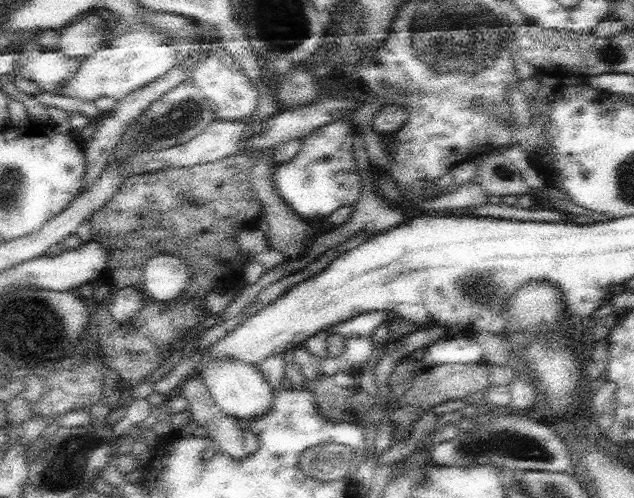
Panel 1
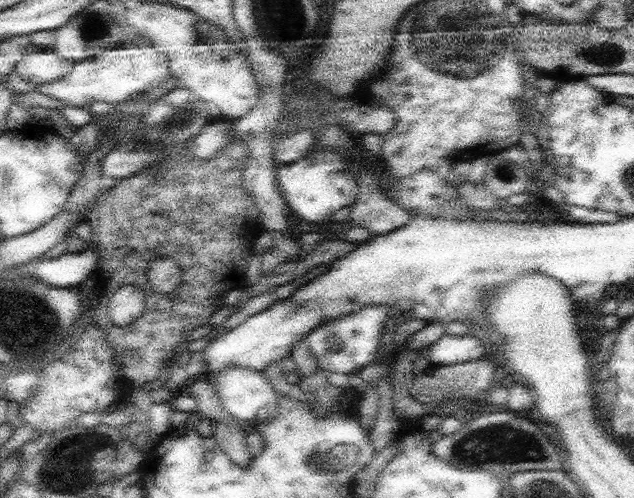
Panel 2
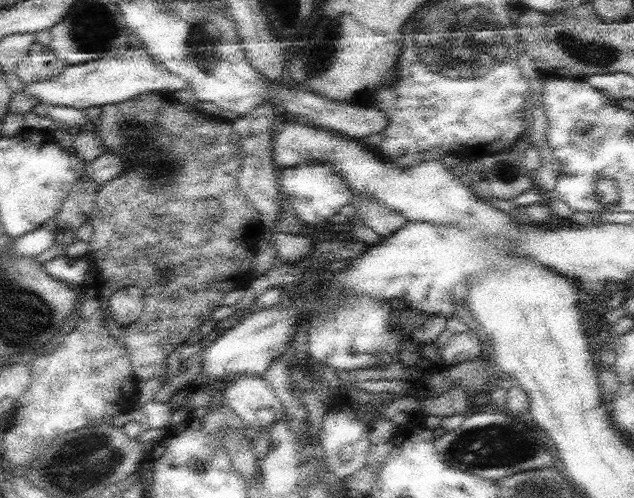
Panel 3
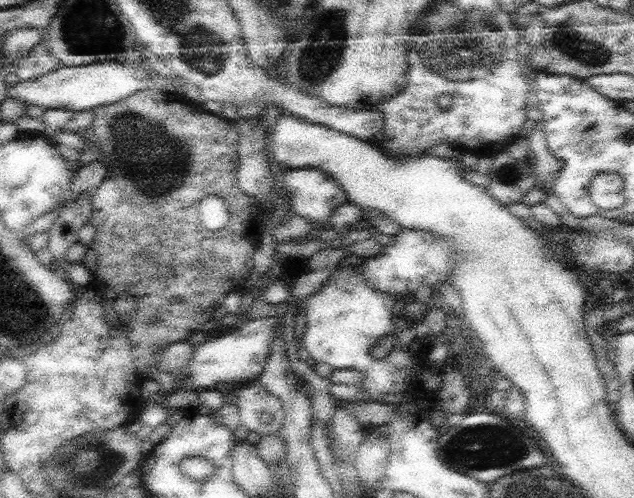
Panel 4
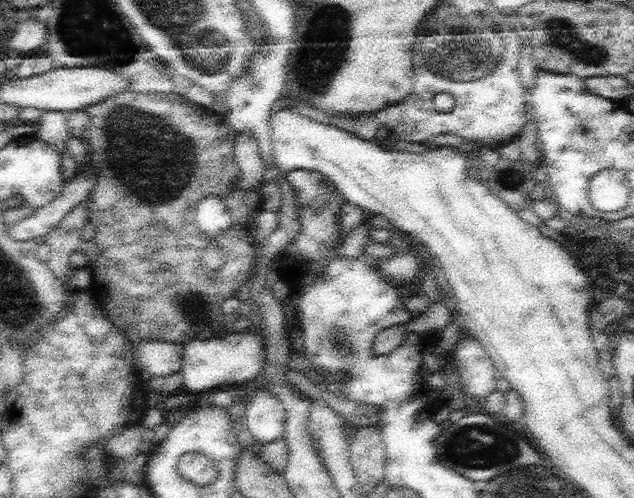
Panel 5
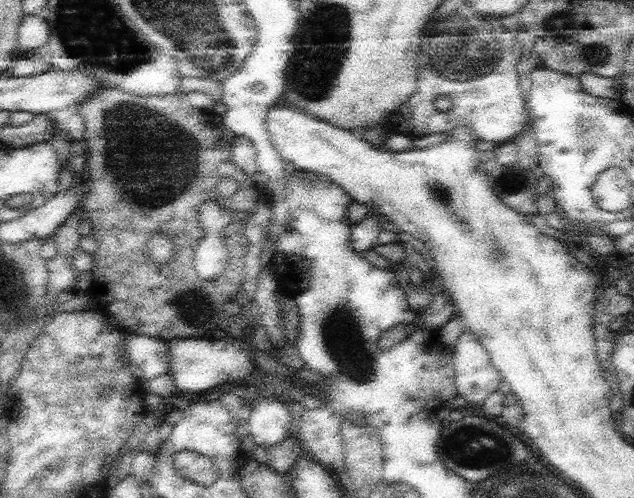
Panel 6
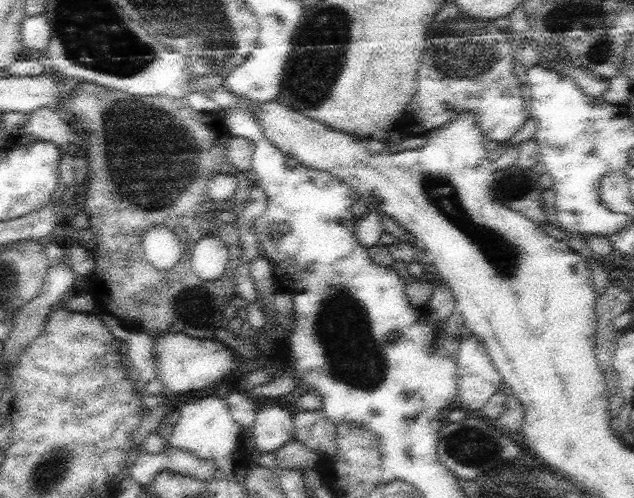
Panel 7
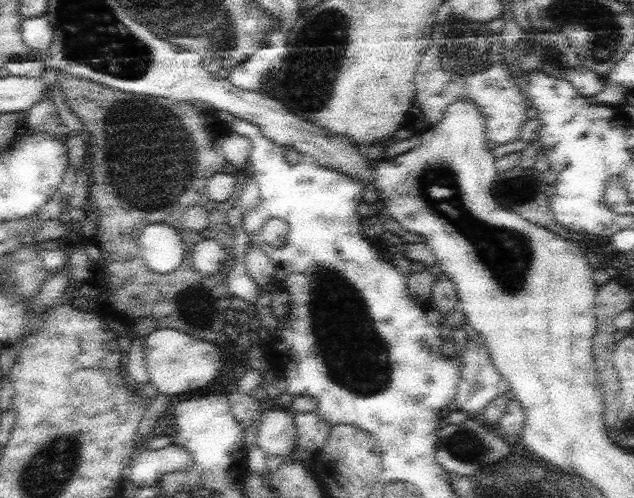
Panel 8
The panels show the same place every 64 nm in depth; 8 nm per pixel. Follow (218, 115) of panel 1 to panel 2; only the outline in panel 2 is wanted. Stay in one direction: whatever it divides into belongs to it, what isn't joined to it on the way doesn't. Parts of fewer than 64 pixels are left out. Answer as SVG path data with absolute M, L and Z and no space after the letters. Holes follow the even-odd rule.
M144 1L132 9L123 10L129 32L150 38L154 49L166 54L173 76L178 76L181 85L194 90L206 103L213 102L220 109L220 118L234 121L246 116L256 106L260 87L247 56L236 51L220 25L210 24L202 15L170 3Z

